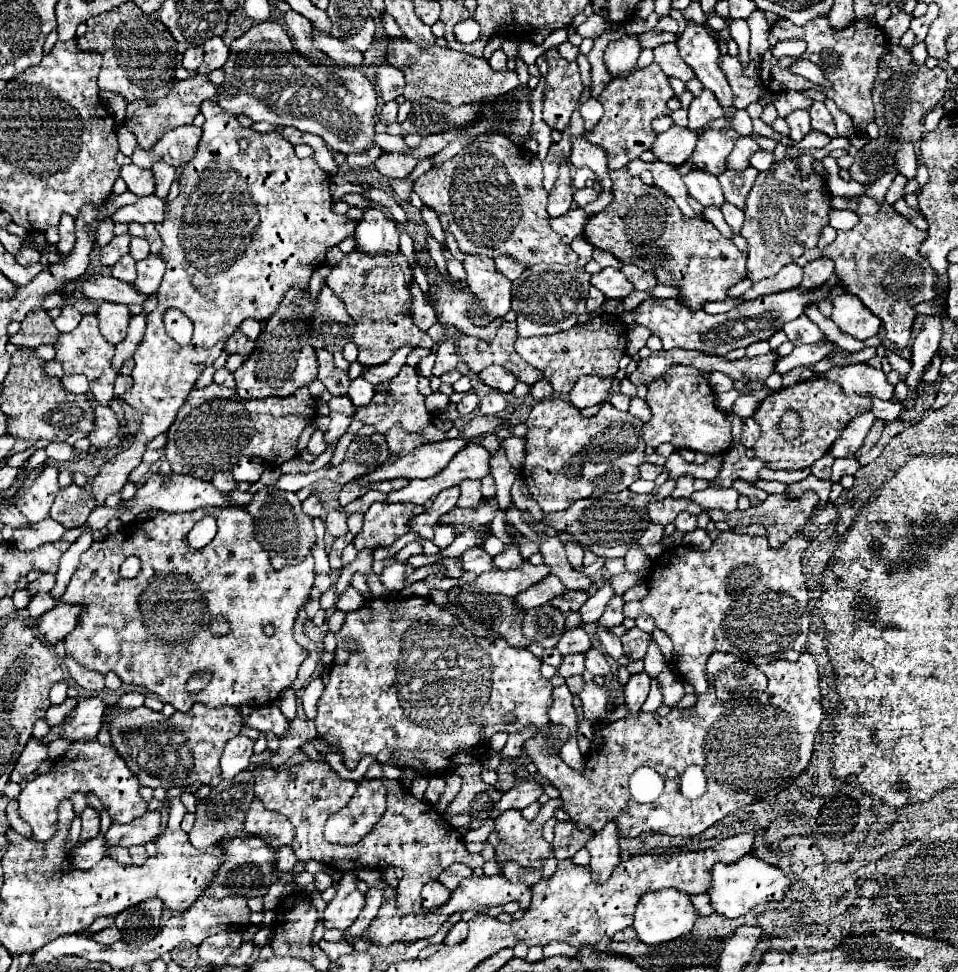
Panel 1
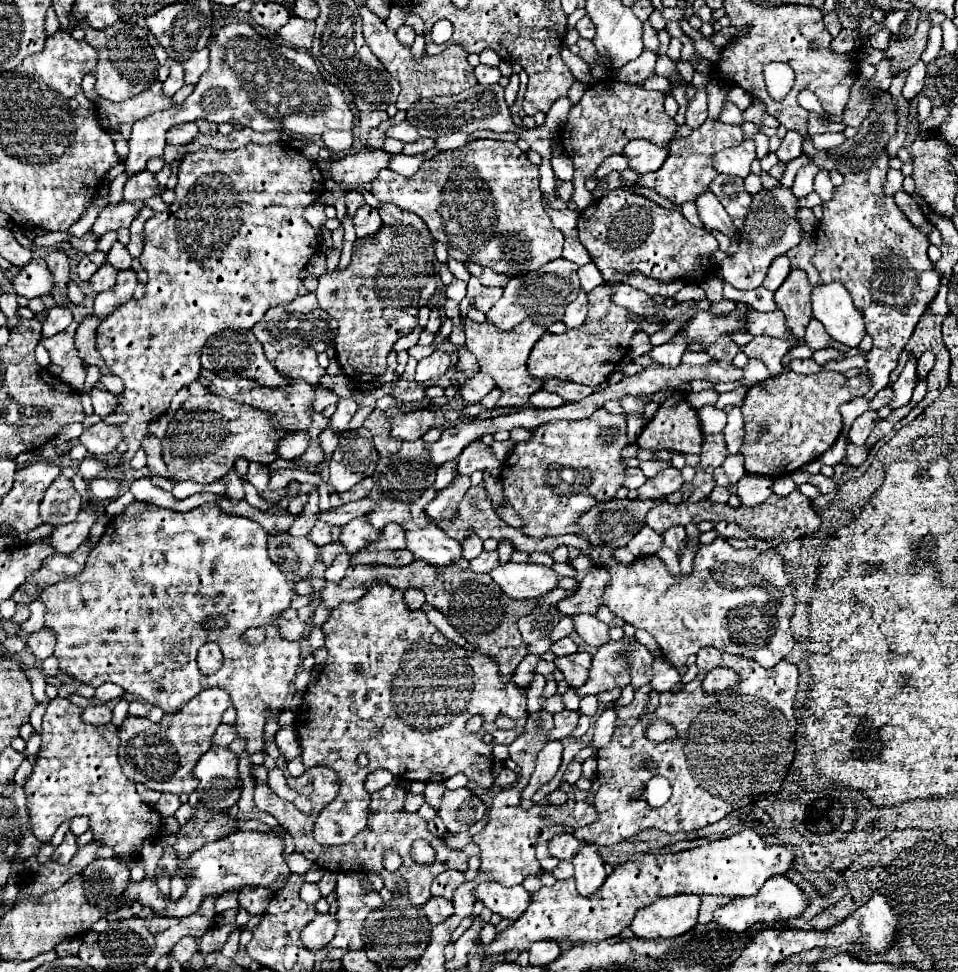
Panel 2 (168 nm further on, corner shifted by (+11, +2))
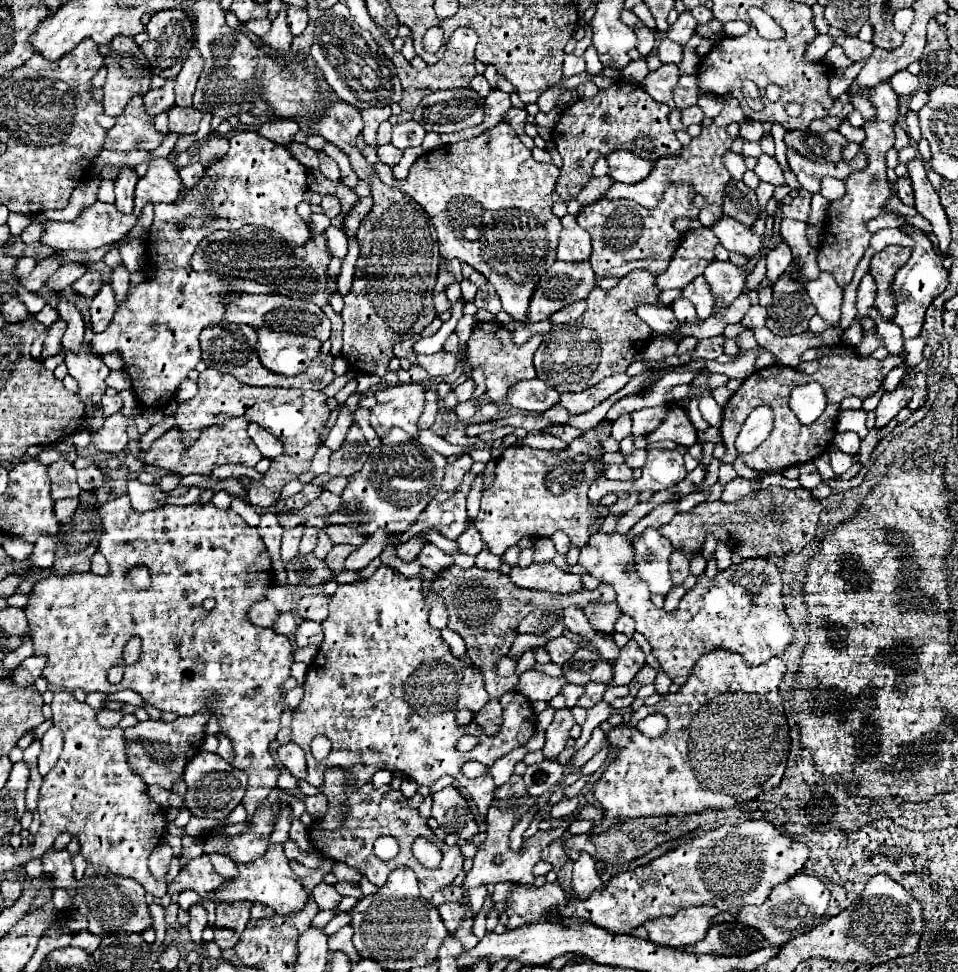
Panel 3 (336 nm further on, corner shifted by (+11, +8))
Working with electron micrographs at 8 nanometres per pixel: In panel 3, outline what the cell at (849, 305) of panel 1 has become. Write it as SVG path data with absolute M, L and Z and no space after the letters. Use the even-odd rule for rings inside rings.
M822 272L818 280L804 282L808 288L808 296L812 298L812 304L816 306L818 314L828 322L828 326L838 328L840 326L840 308L844 302L844 290L838 286L832 274Z

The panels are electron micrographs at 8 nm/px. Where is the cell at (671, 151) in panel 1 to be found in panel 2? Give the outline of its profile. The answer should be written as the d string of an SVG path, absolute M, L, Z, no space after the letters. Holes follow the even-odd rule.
M632 140L626 148L624 154L628 158L628 168L638 172L638 174L646 174L646 172L656 172L666 156L668 156L668 148L658 148L646 140Z

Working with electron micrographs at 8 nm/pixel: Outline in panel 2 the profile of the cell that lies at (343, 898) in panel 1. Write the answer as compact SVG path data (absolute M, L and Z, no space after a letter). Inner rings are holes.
M318 914L300 934L302 944L312 948L312 952L322 950L324 946L330 944L330 940L334 938L338 928L338 920L332 914Z

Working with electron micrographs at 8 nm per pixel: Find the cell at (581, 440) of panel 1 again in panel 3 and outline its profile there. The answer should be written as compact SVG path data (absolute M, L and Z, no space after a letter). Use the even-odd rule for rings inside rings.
M602 420L596 428L586 430L582 436L572 440L564 450L536 450L530 446L514 446L506 448L496 464L496 482L492 490L486 490L480 500L480 512L476 516L476 528L482 534L482 540L488 544L490 552L502 556L508 548L516 546L522 536L532 538L550 538L554 532L562 530L570 536L574 546L584 546L590 538L590 526L600 512L600 504L592 504L588 498L590 484L602 476L604 462L602 462L602 442L610 438L612 422Z

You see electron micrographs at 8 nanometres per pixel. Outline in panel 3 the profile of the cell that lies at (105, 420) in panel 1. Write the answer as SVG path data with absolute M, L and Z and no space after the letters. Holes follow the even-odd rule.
M120 412L112 414L104 418L104 426L100 430L92 432L92 444L102 452L116 454L124 450L128 444L126 428L128 428L128 420Z

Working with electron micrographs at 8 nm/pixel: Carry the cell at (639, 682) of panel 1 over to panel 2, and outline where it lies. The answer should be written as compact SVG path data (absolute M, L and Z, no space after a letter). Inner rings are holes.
M612 706L612 708L606 708L600 716L598 716L598 720L596 720L596 726L594 726L594 738L592 738L592 746L596 748L596 750L600 750L600 748L604 748L604 746L608 746L608 742L610 742L610 738L612 738L612 732L614 732L614 722L616 722L616 706Z

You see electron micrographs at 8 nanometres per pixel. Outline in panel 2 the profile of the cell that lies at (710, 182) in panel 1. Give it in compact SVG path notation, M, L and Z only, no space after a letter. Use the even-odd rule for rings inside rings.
M704 192L702 196L698 196L696 206L698 206L698 214L708 230L718 230L718 232L726 234L730 238L730 242L734 242L740 236L738 228L732 224L732 218L728 216L724 206L712 192Z

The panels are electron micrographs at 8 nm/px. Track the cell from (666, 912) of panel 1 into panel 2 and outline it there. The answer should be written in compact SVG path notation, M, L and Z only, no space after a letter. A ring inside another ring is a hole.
M692 894L660 898L654 904L638 910L630 928L640 940L682 936L698 924L700 900L700 896Z

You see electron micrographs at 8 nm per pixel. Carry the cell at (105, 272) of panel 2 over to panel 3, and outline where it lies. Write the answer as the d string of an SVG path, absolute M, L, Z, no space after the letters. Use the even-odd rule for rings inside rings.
M90 270L88 274L84 274L82 278L78 278L72 284L74 292L78 292L82 296L90 296L90 298L98 294L100 286L102 286L102 272L98 272L98 270Z

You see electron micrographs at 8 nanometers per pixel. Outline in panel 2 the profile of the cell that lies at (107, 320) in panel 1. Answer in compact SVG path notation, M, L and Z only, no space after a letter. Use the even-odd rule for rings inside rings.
M86 316L78 330L76 330L76 348L78 348L78 356L82 358L84 366L98 366L102 374L110 374L110 368L106 366L104 358L100 356L100 352L96 350L96 328L98 328L100 320L96 316Z

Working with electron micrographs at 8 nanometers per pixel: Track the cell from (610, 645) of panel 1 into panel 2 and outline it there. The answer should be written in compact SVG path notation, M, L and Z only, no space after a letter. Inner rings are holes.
M578 614L572 618L574 620L574 630L578 632L578 636L590 644L590 646L604 646L610 636L608 636L608 626L604 622L600 622L596 616L590 614Z

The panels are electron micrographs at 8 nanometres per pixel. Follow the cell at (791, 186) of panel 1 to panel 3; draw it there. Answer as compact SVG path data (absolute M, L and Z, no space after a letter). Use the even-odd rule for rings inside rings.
M716 260L712 262L712 266L704 270L704 278L712 288L712 294L720 296L724 304L730 306L742 294L748 274L742 266L734 266L730 260L728 262Z

